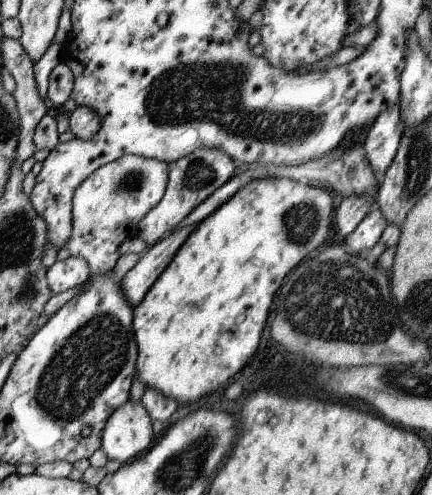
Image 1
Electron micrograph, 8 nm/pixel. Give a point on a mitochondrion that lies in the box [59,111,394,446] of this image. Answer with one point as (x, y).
(300, 224)

